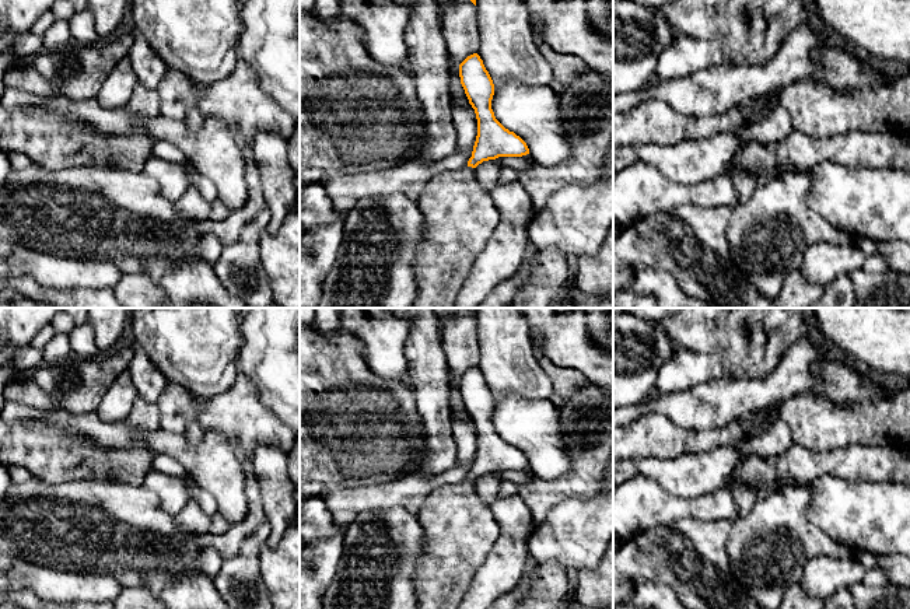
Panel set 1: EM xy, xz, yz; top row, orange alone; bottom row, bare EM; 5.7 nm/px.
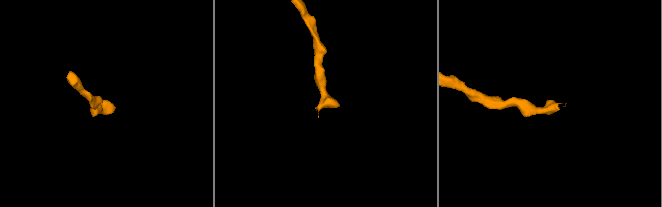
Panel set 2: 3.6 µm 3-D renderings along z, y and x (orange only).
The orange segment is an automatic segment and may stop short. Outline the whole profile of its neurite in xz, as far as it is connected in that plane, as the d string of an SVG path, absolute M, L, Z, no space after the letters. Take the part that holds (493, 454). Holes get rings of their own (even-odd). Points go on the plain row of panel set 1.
M477 367L468 370L459 378L459 391L469 417L476 427L477 449L468 480L459 484L437 487L426 497L421 510L416 514L426 532L423 556L417 563L414 575L417 609L458 609L477 568L486 561L487 554L500 538L491 501L476 494L475 482L483 475L498 470L529 468L526 456L496 433L491 423L494 398Z

